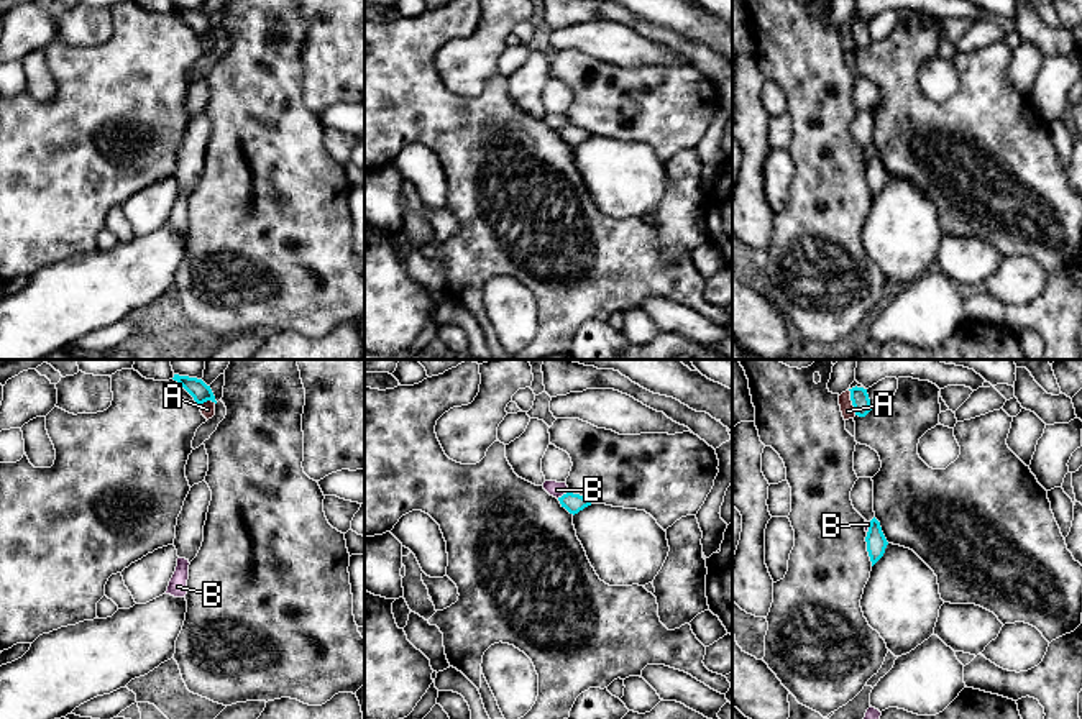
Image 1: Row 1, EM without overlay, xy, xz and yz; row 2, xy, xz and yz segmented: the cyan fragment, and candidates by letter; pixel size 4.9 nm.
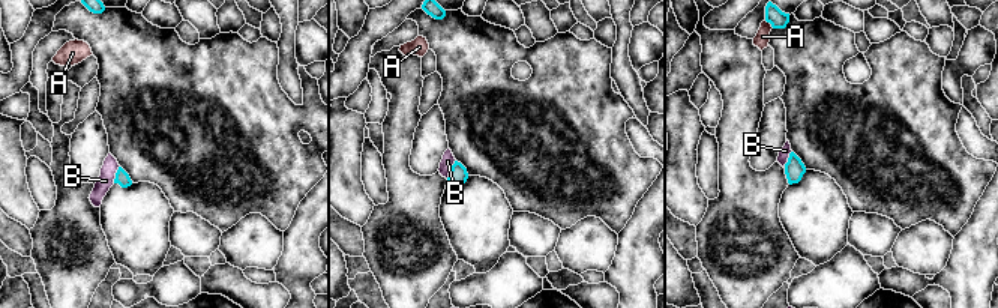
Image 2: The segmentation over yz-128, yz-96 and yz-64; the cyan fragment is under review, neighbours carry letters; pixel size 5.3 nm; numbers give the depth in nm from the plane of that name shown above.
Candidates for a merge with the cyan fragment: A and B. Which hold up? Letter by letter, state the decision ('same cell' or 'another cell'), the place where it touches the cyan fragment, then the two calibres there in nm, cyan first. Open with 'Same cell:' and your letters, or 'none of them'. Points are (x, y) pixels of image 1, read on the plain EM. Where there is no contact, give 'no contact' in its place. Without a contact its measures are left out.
Same cell: B
A: another cell; contact yz (852, 35); calibres 90 and 70 nm
B: same cell; contact xz (563, 127); calibres 100 and 80 nm

